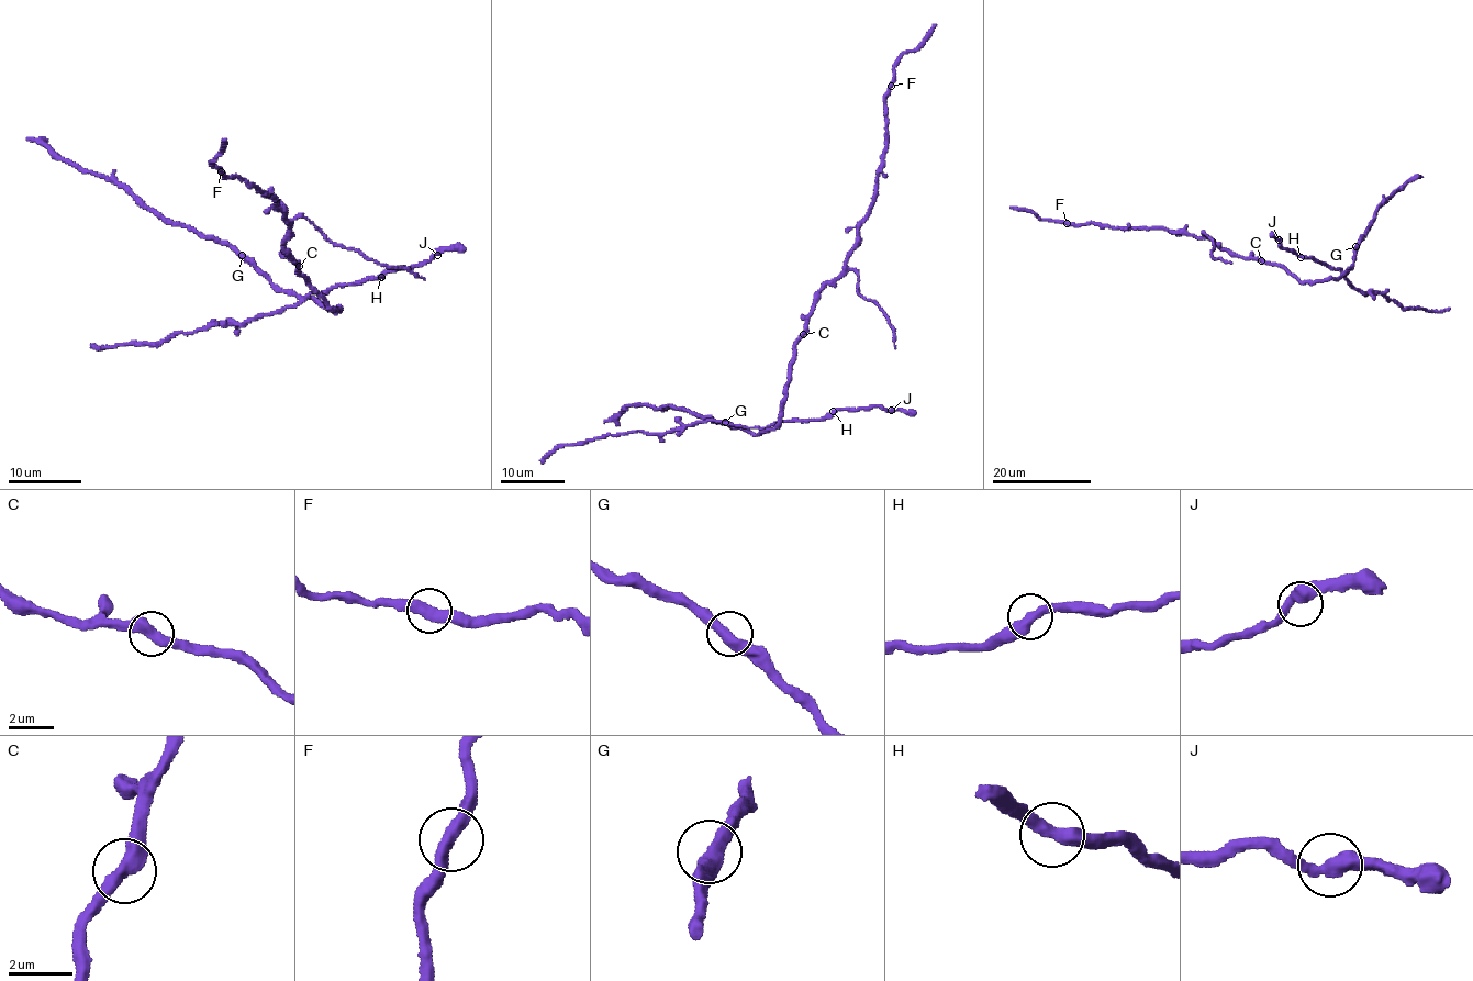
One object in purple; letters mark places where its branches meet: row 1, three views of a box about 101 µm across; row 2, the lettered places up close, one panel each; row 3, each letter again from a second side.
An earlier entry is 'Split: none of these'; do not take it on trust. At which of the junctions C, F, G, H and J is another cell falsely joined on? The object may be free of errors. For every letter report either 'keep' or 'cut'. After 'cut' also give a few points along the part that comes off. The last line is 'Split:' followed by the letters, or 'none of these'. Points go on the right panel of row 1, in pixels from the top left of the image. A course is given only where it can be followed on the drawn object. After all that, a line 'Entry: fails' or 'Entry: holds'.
C: keep
F: cut; foreign part runs (1067, 223), (1039, 219), (1031, 212), (1010, 207)
G: keep
H: keep
J: keep
Split: F
Entry: fails

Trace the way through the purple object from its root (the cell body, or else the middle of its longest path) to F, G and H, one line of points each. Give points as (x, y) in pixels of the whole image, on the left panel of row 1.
F: (320, 297), (283, 253), (289, 223), (281, 219), (282, 210), (272, 208), (274, 197), (221, 171)
G: (320, 297), (327, 308), (341, 311), (323, 308), (311, 298), (280, 290), (242, 255)
H: (320, 297), (327, 308), (339, 311), (323, 308), (311, 298), (301, 298), (381, 277)

